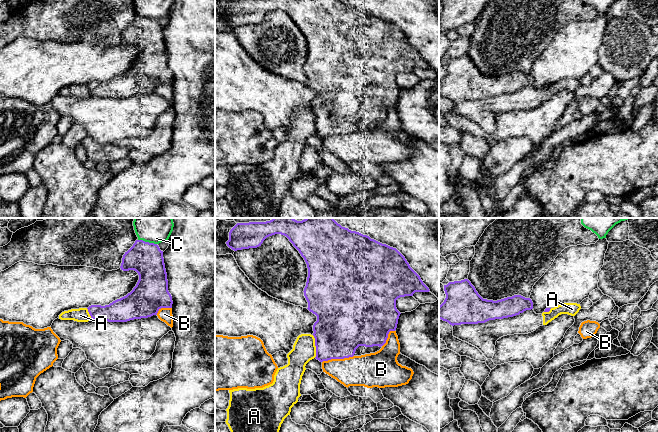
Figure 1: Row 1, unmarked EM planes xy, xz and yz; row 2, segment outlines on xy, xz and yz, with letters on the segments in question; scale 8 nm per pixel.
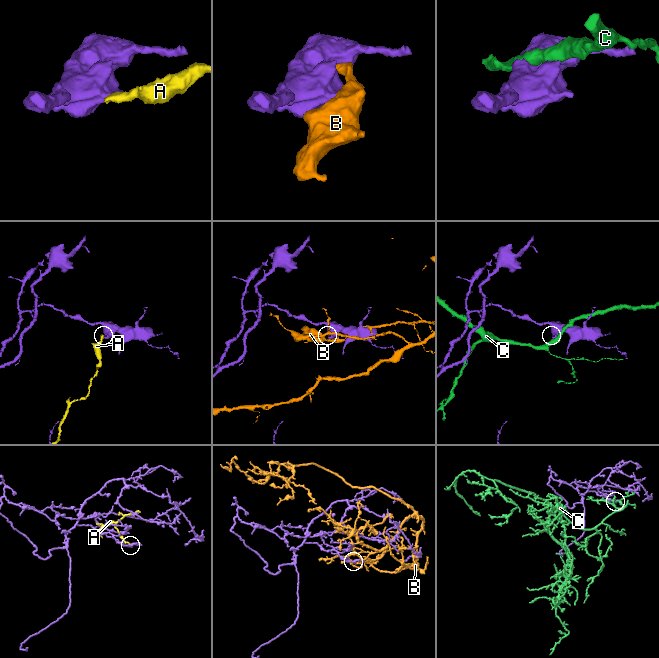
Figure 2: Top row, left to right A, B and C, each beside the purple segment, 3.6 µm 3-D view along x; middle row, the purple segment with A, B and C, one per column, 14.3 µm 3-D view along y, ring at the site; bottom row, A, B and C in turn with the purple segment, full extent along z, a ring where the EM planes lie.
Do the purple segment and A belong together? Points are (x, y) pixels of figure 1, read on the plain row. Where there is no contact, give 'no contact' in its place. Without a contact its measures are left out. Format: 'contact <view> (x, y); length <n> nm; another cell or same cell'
contact xz (315, 121); length 190 nm; another cell

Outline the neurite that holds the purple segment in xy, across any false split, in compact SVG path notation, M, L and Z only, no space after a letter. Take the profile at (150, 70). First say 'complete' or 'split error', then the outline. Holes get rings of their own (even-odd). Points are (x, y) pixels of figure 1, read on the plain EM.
complete | M136 16L123 31L120 44L138 49L136 62L126 72L109 81L89 82L87 85L92 95L127 98L157 91L161 84L172 84L163 27L157 20Z

